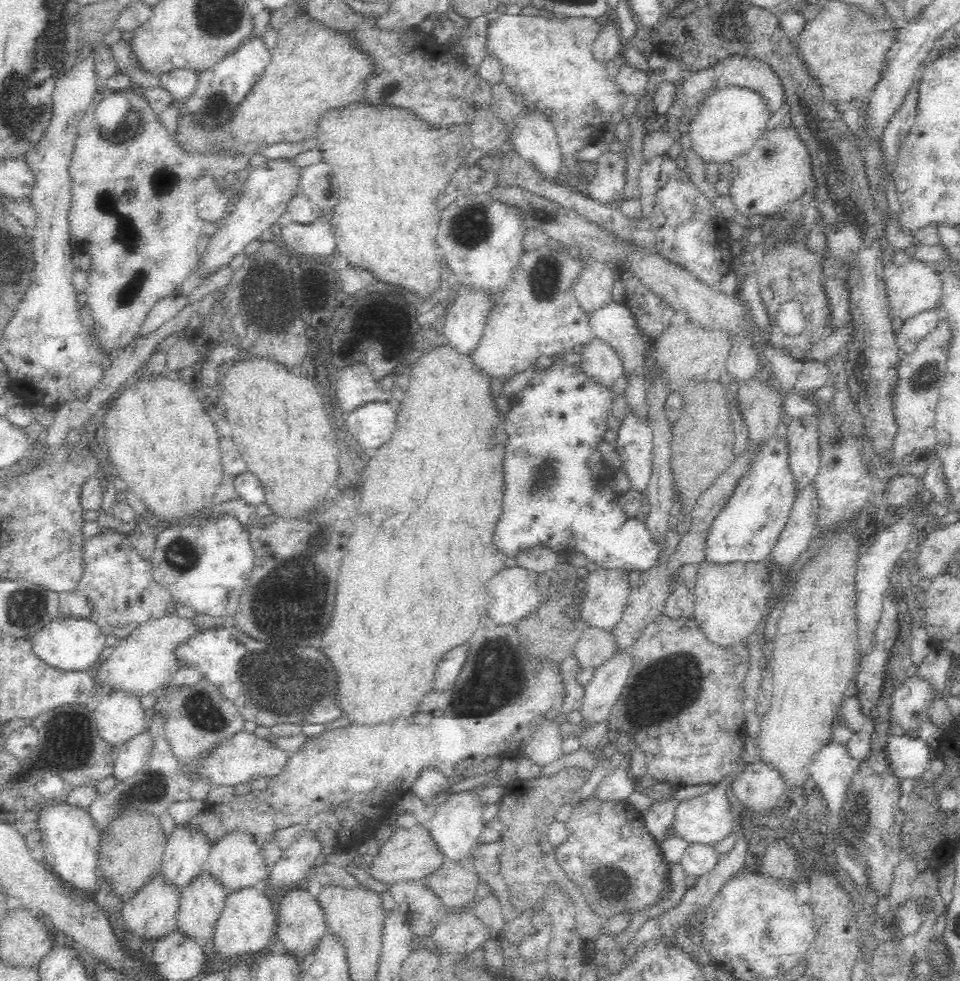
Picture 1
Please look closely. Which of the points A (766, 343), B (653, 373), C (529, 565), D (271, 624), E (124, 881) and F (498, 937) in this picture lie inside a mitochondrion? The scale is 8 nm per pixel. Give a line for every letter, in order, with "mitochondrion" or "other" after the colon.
A: other
B: other
C: other
D: mitochondrion
E: other
F: other

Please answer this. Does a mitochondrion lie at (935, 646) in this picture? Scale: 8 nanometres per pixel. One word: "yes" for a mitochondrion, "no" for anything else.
no

